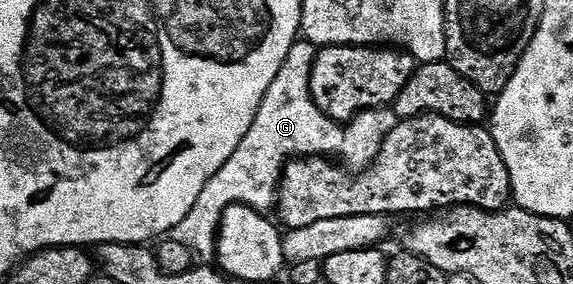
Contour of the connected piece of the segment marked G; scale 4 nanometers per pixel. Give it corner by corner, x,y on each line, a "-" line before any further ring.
299,40
294,43
288,52
288,60
280,64
280,72
276,72
276,80
272,80
272,88
268,88
256,112
256,120
252,120
252,128
248,128
248,136
240,140
240,148
228,156
224,168
220,168
220,172
204,184
204,192
200,192
200,200
196,200
192,212
170,229
168,237
176,240
176,244
184,244
195,264
215,261
218,226
229,206
250,206
253,210
266,212
269,206
271,209
275,205
278,183
282,180
287,162
303,156
340,154
344,141
343,127
323,113
310,91
315,53
313,42

